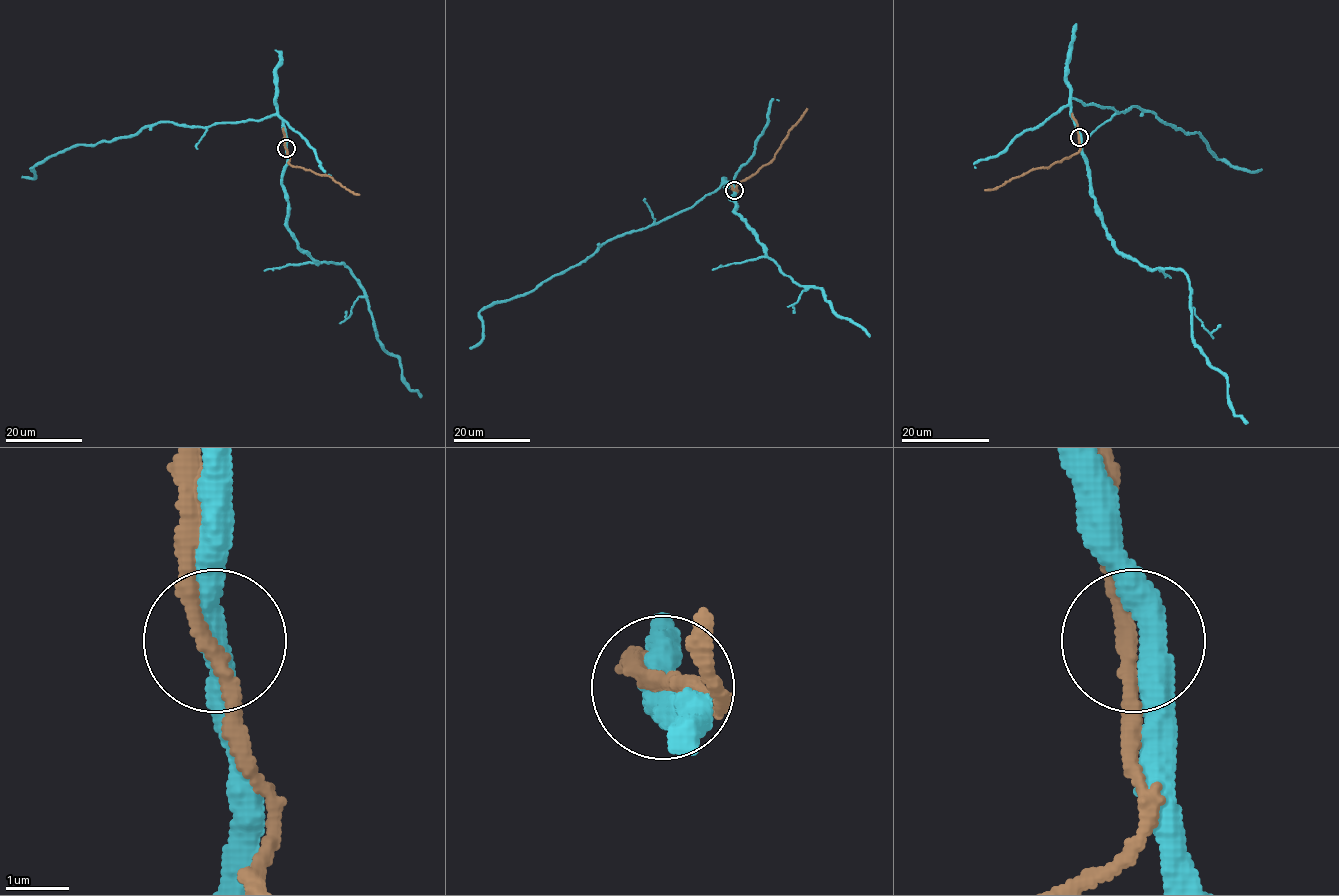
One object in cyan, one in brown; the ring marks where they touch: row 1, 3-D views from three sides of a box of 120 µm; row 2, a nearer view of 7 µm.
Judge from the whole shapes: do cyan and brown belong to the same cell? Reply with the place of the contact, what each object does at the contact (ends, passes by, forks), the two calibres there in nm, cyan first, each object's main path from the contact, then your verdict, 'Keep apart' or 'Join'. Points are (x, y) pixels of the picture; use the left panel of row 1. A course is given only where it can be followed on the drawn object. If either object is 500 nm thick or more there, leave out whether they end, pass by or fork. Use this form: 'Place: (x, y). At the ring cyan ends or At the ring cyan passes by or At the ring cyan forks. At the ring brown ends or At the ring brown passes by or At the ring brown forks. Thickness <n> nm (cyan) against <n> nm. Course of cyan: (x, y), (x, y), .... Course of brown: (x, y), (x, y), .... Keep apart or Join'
Place: (286, 148). At the ring cyan passes by. At the ring brown passes by. Thickness 420 nm (cyan) against 220 nm. Course of cyan: (286, 148), (276, 115), (208, 127), (160, 121), (48, 156), (31, 168), (35, 177), (21, 177). Course of brown: (286, 148), (291, 166), (330, 176), (359, 194). Join

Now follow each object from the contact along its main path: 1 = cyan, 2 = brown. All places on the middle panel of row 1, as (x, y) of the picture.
1: (734, 190), (724, 183), (692, 206), (608, 239), (527, 293), (485, 307), (479, 313), (483, 339), (469, 348)
2: (734, 190), (773, 159), (787, 132), (807, 108)

